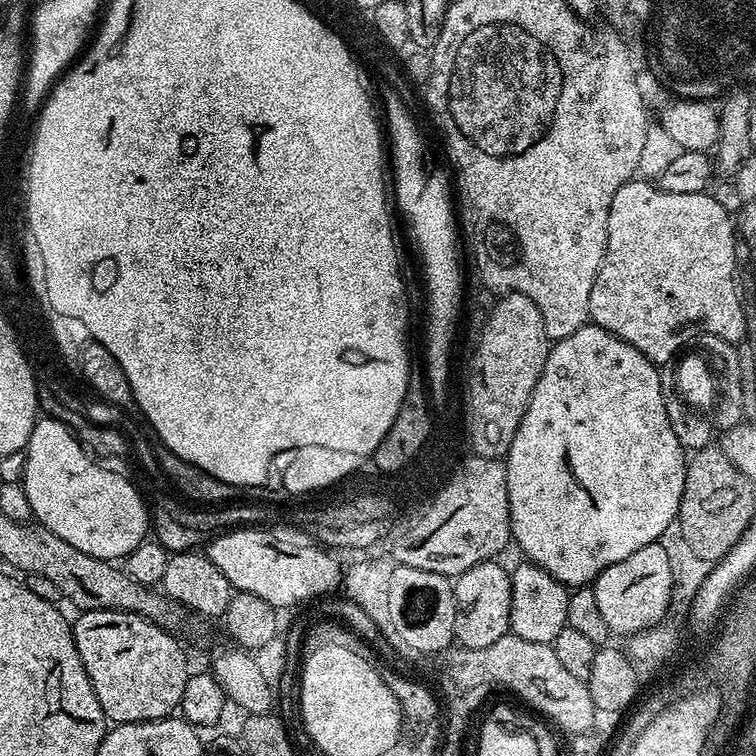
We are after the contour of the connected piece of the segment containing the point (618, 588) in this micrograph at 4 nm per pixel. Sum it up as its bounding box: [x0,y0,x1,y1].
[591,542,676,638]

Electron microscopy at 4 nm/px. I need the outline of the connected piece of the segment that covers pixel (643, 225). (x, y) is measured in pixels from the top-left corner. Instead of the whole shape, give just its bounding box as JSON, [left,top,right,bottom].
[588,178,745,366]

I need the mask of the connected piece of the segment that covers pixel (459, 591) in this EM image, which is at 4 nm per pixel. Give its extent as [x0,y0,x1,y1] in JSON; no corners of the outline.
[455,559,512,649]

